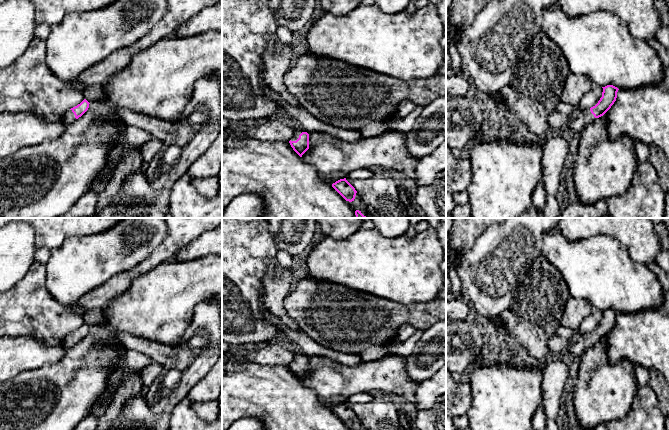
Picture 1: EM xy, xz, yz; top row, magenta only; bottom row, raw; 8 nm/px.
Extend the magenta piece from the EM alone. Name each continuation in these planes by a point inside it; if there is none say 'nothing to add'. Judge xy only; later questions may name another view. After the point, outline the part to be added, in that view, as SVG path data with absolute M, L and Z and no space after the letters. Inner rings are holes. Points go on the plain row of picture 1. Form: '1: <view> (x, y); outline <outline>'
1: xy (69, 341); outline M68 334L67 337L64 339L64 348L68 350L72 348L76 344L74 337L72 334Z

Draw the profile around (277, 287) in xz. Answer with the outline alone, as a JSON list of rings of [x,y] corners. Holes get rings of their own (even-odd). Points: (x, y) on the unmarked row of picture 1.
[[[277,259],[268,261],[276,272],[271,276],[266,274],[263,278],[263,294],[262,299],[266,310],[273,315],[278,316],[290,328],[304,334],[299,326],[293,321],[285,312],[283,308],[283,301],[290,293],[290,287],[293,279],[292,267],[284,267],[278,263]]]

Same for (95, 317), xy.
[[[93,309],[84,314],[84,323],[89,327],[103,325],[105,323],[105,317],[103,311],[100,309]]]

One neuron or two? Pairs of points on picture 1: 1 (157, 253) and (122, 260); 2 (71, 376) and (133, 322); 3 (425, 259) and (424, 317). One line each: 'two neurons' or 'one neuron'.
1: two neurons
2: one neuron
3: two neurons

